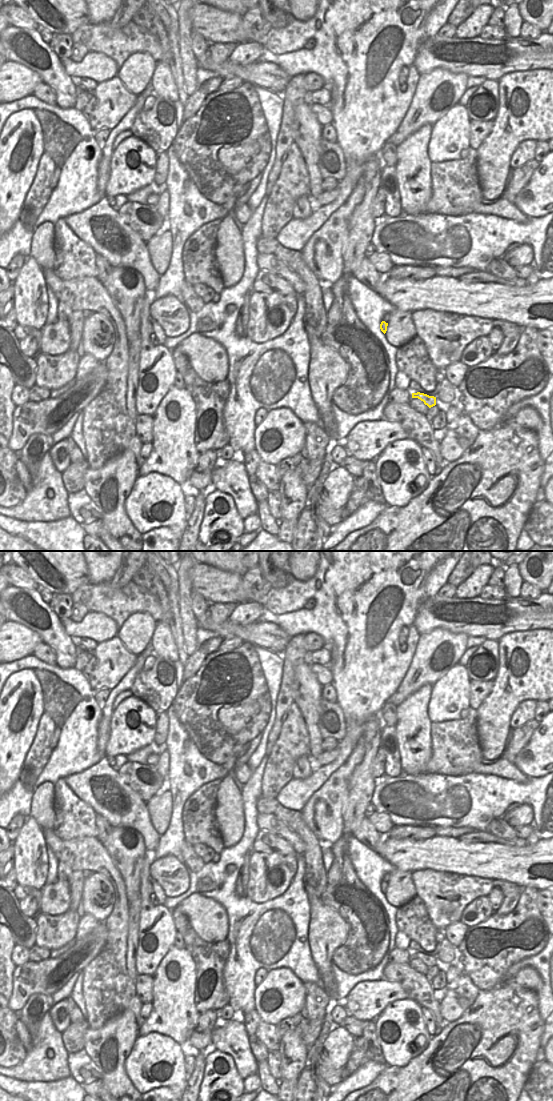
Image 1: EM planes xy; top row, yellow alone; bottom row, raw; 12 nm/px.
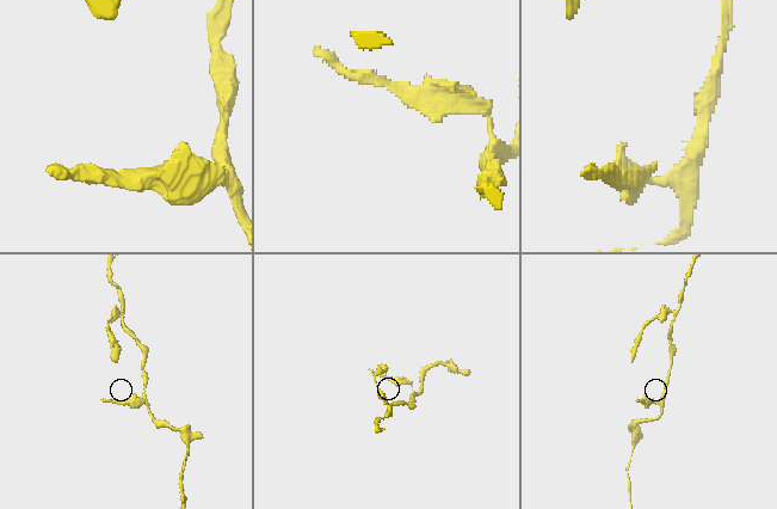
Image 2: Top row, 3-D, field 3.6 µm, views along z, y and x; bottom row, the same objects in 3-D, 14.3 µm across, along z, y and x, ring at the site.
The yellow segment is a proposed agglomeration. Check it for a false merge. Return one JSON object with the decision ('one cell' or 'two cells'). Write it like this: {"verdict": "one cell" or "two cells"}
{"verdict": "one cell"}

